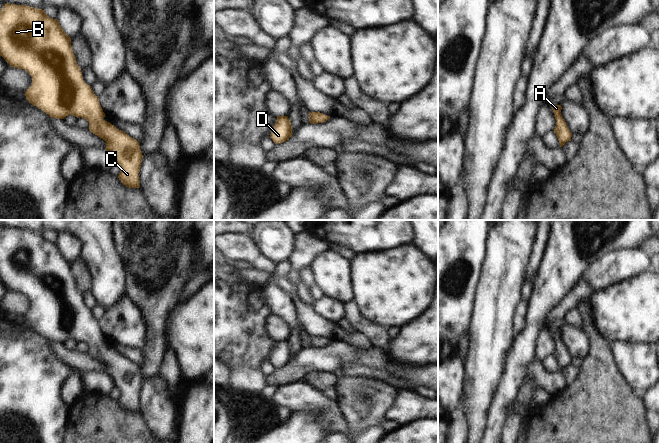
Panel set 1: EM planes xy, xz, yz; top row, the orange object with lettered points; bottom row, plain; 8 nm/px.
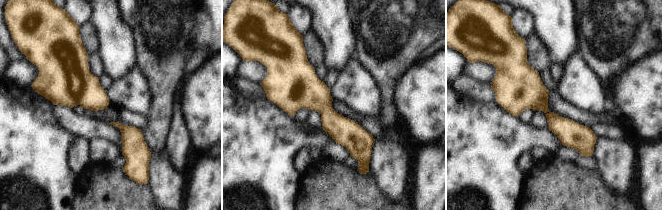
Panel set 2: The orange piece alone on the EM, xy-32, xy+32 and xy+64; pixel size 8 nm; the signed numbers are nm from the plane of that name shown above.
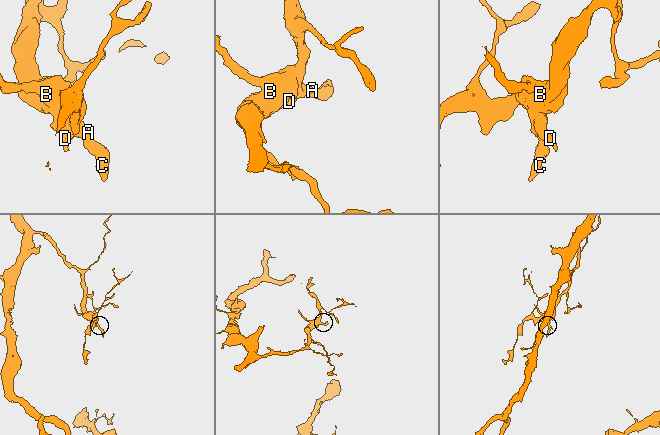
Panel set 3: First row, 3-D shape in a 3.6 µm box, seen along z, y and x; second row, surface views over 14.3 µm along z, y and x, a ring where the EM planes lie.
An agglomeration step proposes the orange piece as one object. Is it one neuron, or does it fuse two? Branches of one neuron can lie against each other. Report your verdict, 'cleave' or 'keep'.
keep

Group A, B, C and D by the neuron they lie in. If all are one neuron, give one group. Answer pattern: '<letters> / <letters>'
A B C D

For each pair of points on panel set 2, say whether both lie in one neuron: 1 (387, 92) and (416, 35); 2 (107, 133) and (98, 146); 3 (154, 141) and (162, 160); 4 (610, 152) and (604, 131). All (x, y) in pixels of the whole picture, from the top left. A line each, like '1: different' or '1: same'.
1: same
2: different
3: different
4: different

